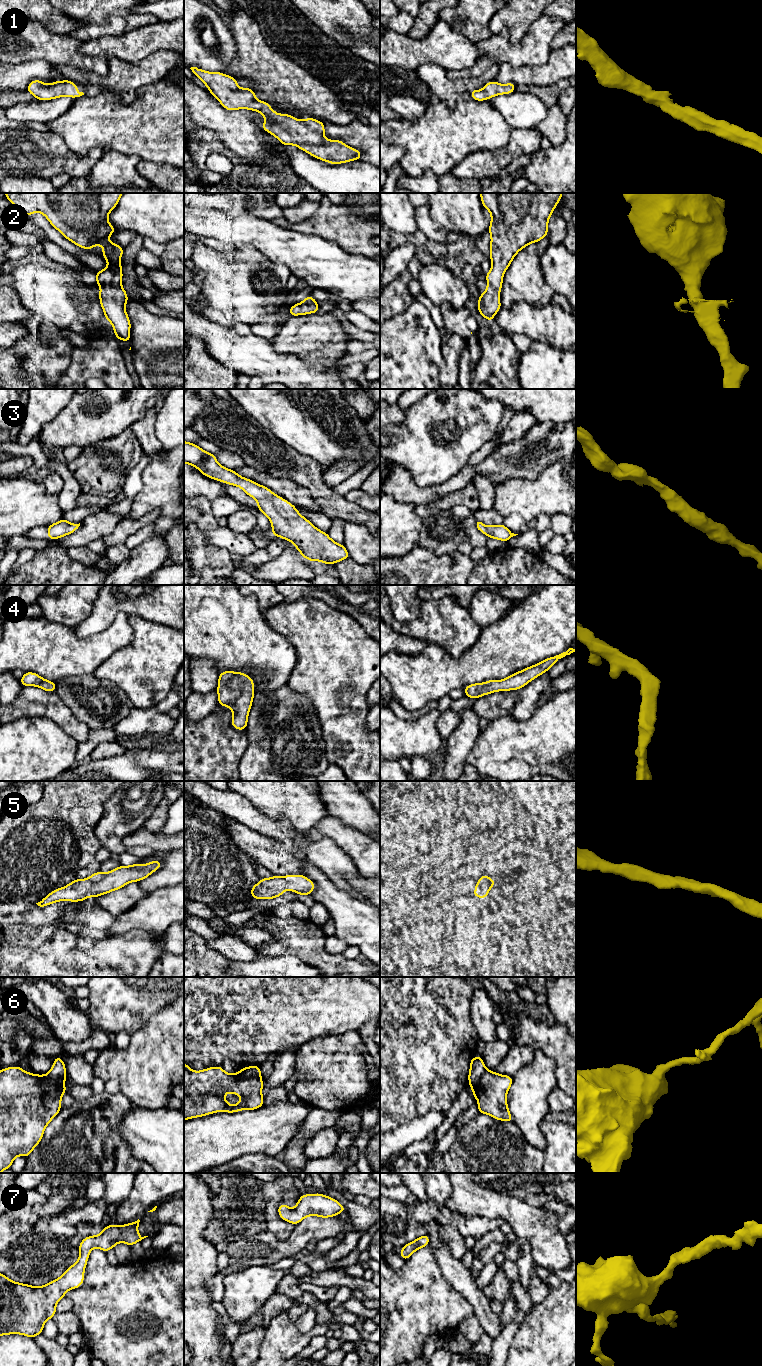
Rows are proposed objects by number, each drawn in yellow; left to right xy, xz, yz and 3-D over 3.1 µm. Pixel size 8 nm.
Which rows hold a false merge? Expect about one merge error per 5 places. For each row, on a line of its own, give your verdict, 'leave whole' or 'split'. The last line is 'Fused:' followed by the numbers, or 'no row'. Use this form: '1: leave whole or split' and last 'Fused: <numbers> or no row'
1: leave whole
2: leave whole
3: leave whole
4: leave whole
5: leave whole
6: split
7: leave whole
Fused: 6

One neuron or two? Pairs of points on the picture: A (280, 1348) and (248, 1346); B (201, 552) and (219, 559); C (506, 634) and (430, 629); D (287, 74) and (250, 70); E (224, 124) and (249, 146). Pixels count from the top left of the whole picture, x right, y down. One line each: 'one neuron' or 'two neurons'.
A: two neurons
B: one neuron
C: two neurons
D: one neuron
E: one neuron

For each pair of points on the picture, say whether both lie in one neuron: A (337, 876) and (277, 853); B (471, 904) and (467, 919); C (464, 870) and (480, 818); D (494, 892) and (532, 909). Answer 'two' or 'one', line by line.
A: one
B: two
C: two
D: two

